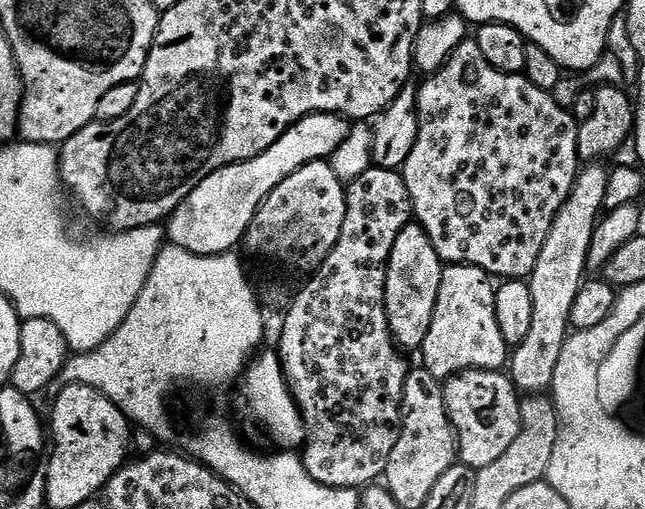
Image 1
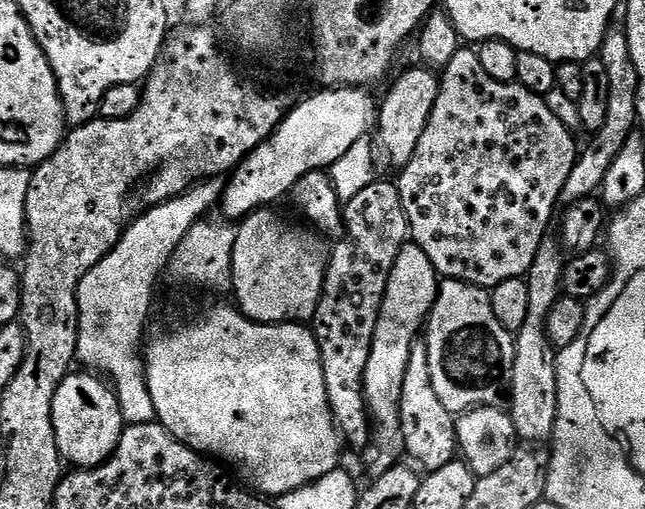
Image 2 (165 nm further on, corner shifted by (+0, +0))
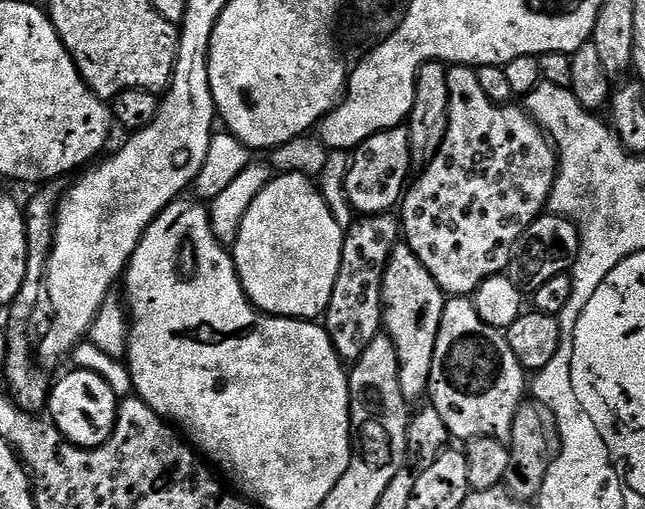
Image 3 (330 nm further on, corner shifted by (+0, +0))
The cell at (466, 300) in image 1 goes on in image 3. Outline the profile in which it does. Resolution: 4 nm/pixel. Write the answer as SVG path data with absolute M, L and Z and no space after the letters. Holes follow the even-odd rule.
M452 298L442 310L442 322L438 326L438 342L434 346L434 366L428 379L430 402L442 414L442 422L446 422L449 437L456 436L463 442L494 438L507 441L516 425L516 415L525 403L524 368L514 358L514 350L510 350L507 335L501 329L482 322L478 316L475 303L468 298Z

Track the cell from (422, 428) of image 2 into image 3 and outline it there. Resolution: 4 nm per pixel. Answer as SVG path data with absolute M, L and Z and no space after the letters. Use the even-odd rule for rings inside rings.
M397 243L392 257L388 259L382 282L382 302L382 328L394 342L394 350L398 354L398 382L402 386L402 394L409 402L420 400L423 396L425 399L428 379L434 366L434 346L438 342L438 326L442 322L446 294L407 243Z

